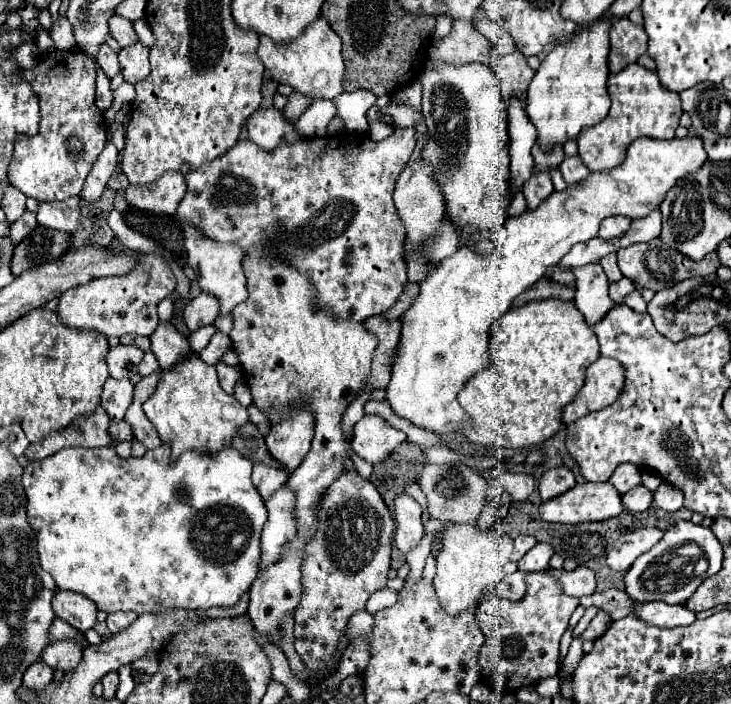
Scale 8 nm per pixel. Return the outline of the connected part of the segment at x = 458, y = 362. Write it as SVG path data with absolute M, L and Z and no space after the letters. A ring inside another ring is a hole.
M695 133L679 139L657 141L649 137L639 137L627 149L627 157L621 167L611 171L591 173L587 183L579 183L579 187L567 187L563 193L553 191L549 199L545 199L535 211L525 211L519 217L509 217L507 241L501 247L501 253L483 259L483 255L475 255L471 247L459 247L459 251L439 263L419 285L421 291L411 303L411 307L401 315L401 343L397 347L397 355L393 361L393 375L387 385L387 401L397 417L411 421L415 427L443 433L461 433L461 429L469 427L469 415L459 407L457 395L463 385L489 363L489 337L491 323L495 323L503 313L509 311L511 303L519 293L531 287L537 279L545 277L547 269L559 263L559 259L577 243L593 239L597 235L599 223L611 215L625 215L629 219L641 219L655 211L665 199L667 191L675 185L675 181L687 177L689 173L697 173L707 163L707 151L703 147L703 139Z

